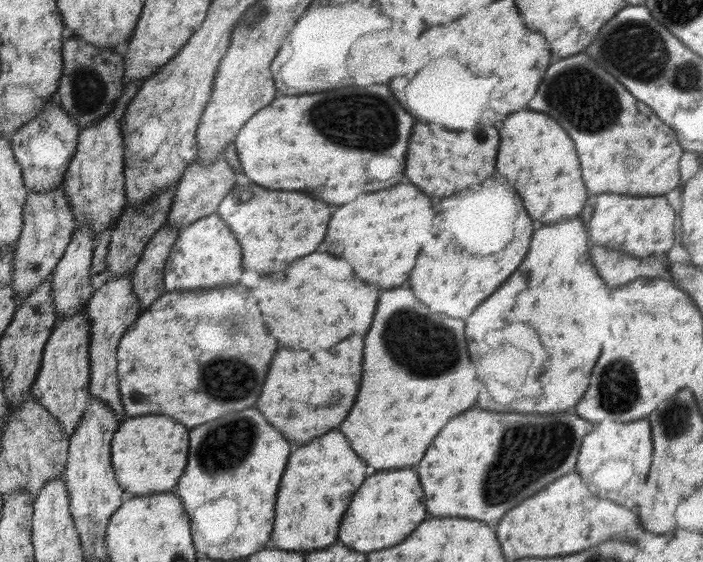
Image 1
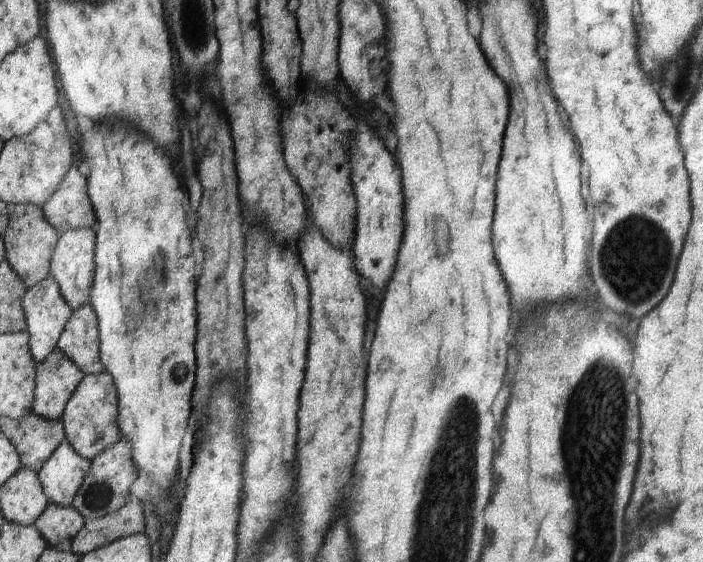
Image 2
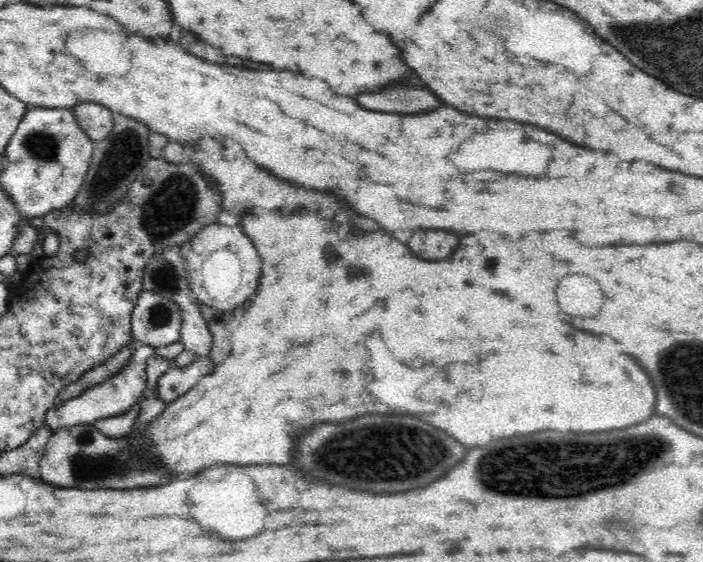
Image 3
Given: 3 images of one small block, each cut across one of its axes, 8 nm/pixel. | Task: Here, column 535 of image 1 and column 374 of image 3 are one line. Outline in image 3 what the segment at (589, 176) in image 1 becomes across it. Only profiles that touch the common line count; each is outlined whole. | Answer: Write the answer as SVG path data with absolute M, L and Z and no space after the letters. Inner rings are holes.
M400 84L400 86L392 86L382 90L376 96L370 94L360 94L358 104L370 110L378 110L378 112L398 112L398 114L414 114L414 112L428 112L438 108L442 102L434 98L434 94L430 94L424 88L416 88L416 86L408 86L408 84Z

